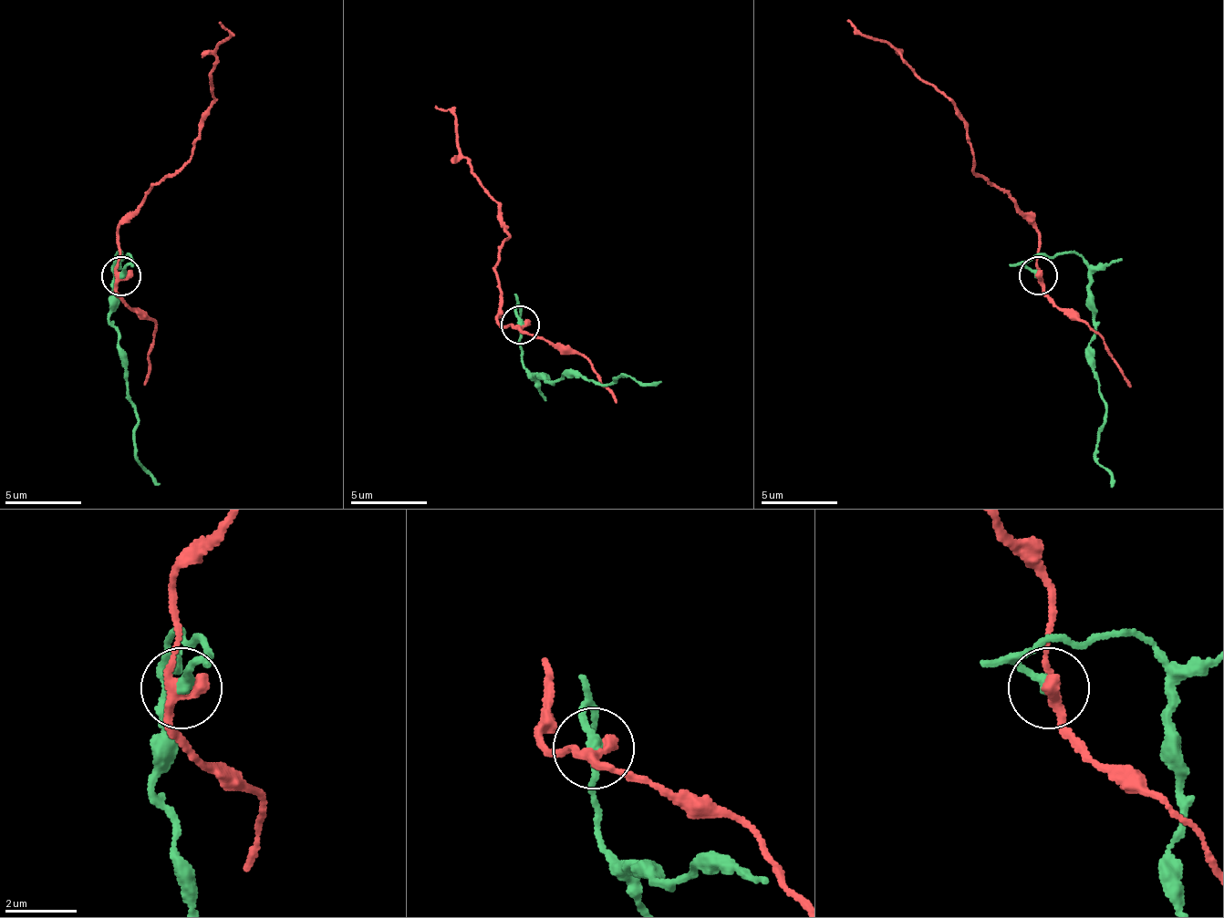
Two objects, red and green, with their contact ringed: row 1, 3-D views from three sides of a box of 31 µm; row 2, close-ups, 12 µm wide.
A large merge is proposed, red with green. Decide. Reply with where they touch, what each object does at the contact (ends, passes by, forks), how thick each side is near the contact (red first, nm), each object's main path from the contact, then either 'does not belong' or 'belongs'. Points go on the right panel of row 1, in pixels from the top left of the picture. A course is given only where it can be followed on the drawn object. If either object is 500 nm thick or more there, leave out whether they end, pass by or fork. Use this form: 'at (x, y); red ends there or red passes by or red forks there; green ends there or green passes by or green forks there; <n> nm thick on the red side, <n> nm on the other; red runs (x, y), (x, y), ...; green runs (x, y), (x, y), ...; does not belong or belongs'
at (1038, 275); red passes by; green ends there; 320 nm thick on the red side, 280 nm on the other; red runs (1036, 276), (1035, 231), (999, 189), (974, 170), (966, 121), (895, 48), (866, 37), (846, 22); green runs (1036, 276), (1026, 265), (1029, 258), (1076, 253), (1088, 269), (1090, 361), (1103, 418), (1097, 461), (1112, 489); does not belong

